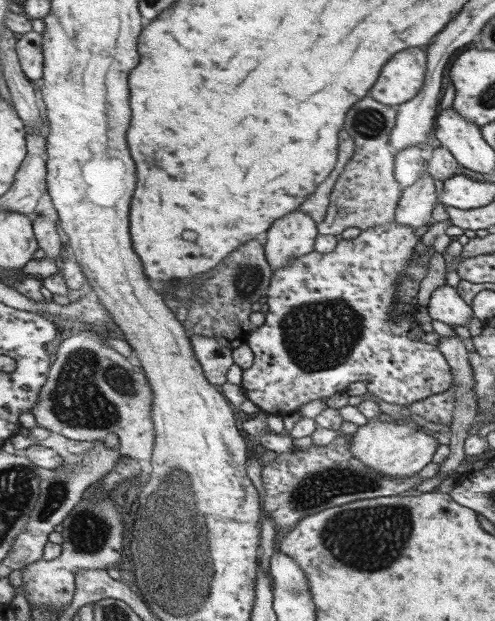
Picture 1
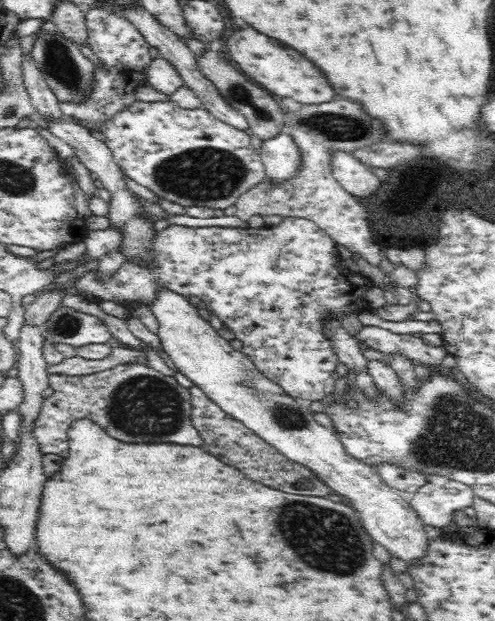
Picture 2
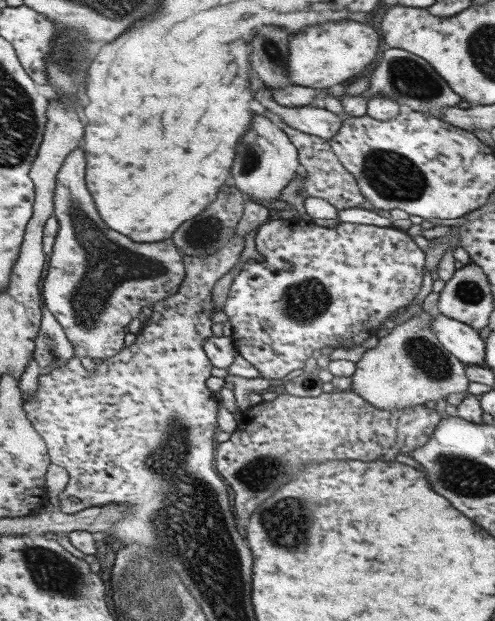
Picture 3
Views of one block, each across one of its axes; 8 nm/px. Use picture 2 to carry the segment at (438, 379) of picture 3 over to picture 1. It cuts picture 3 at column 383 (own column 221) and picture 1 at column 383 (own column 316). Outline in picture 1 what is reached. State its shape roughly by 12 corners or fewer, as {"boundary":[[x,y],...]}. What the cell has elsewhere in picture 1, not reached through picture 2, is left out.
{"boundary":[[367,419],[355,459],[393,478],[431,462],[437,440],[413,422]]}

